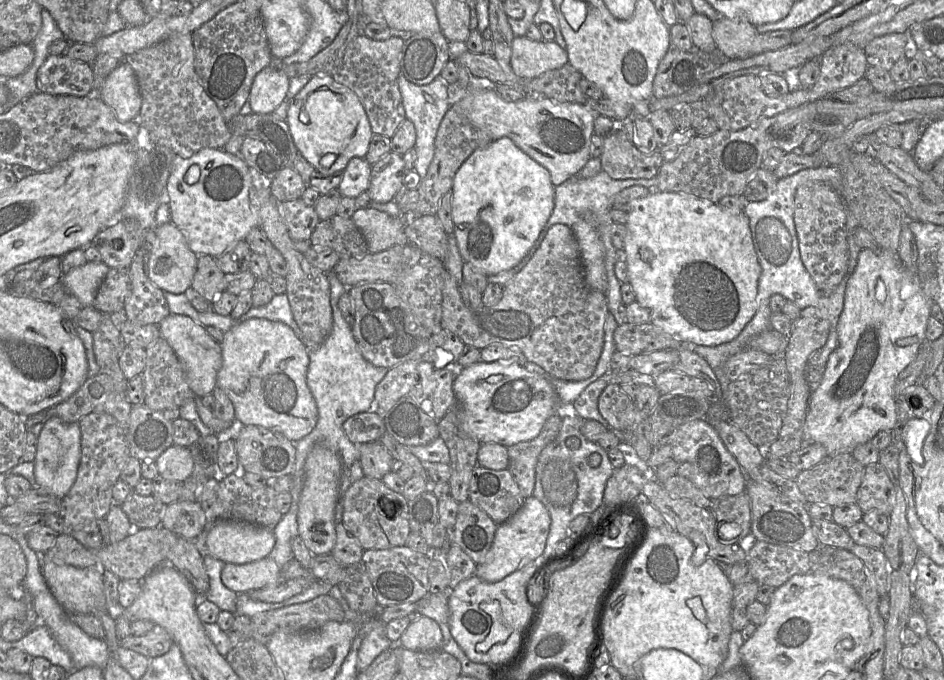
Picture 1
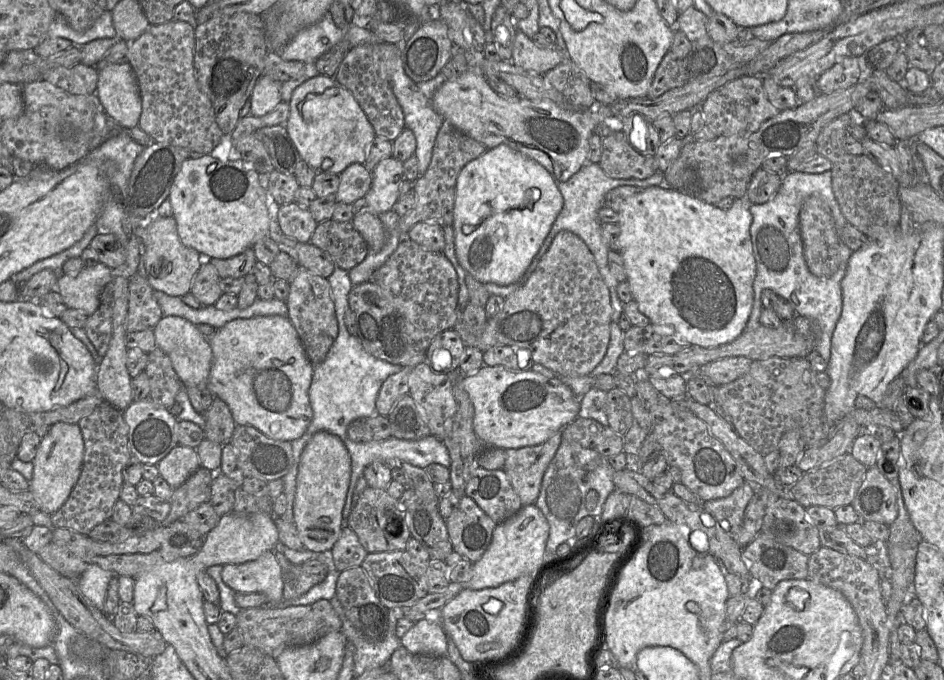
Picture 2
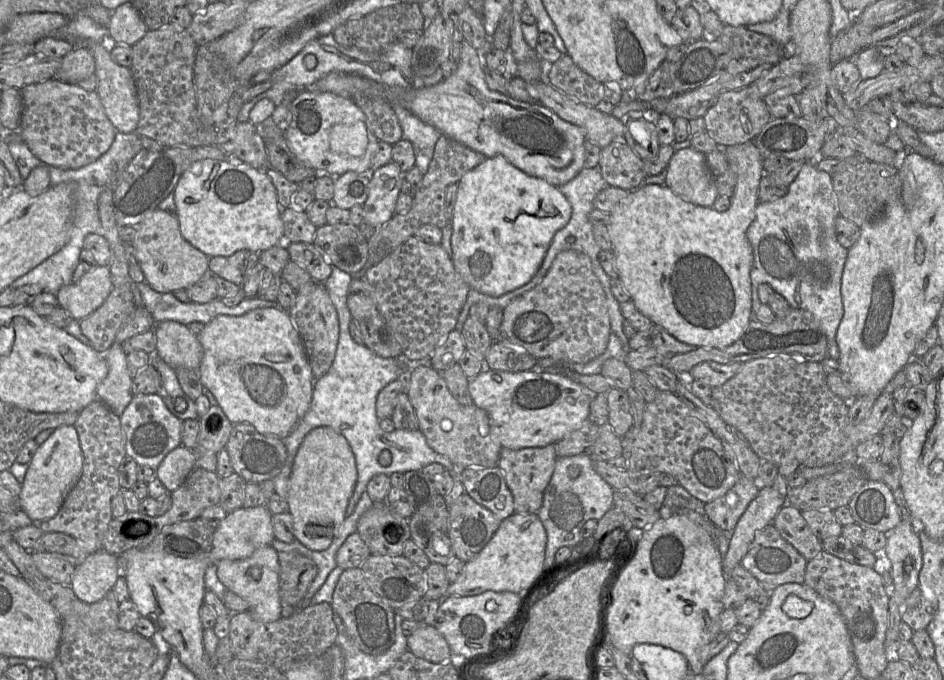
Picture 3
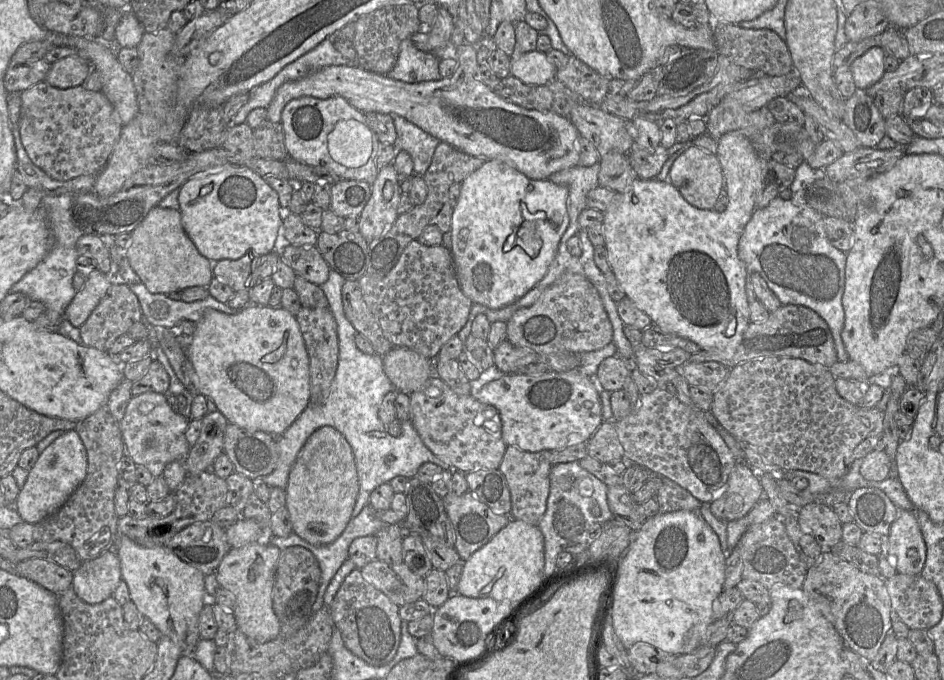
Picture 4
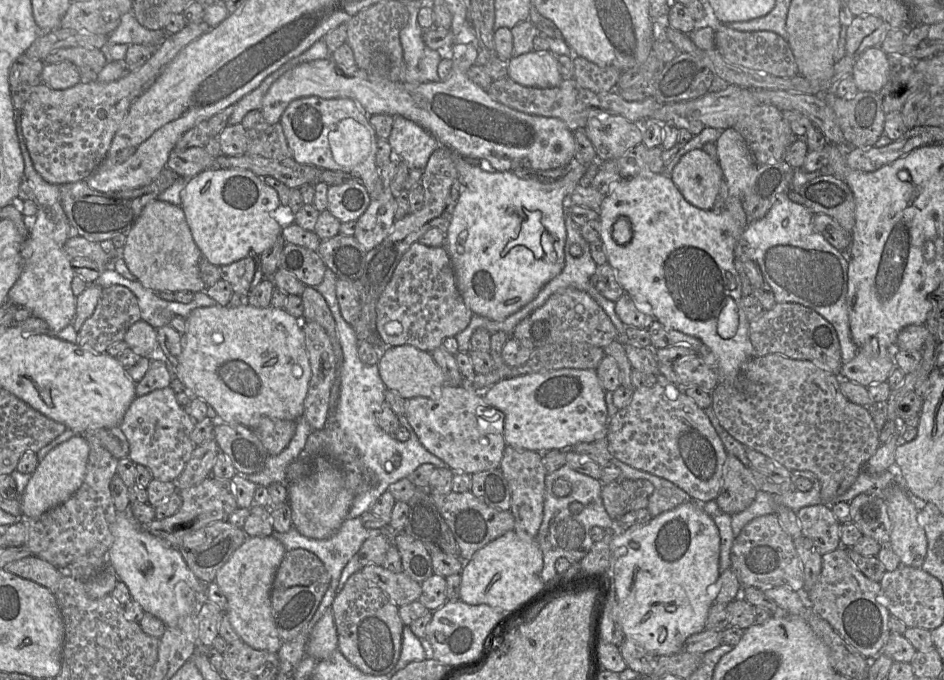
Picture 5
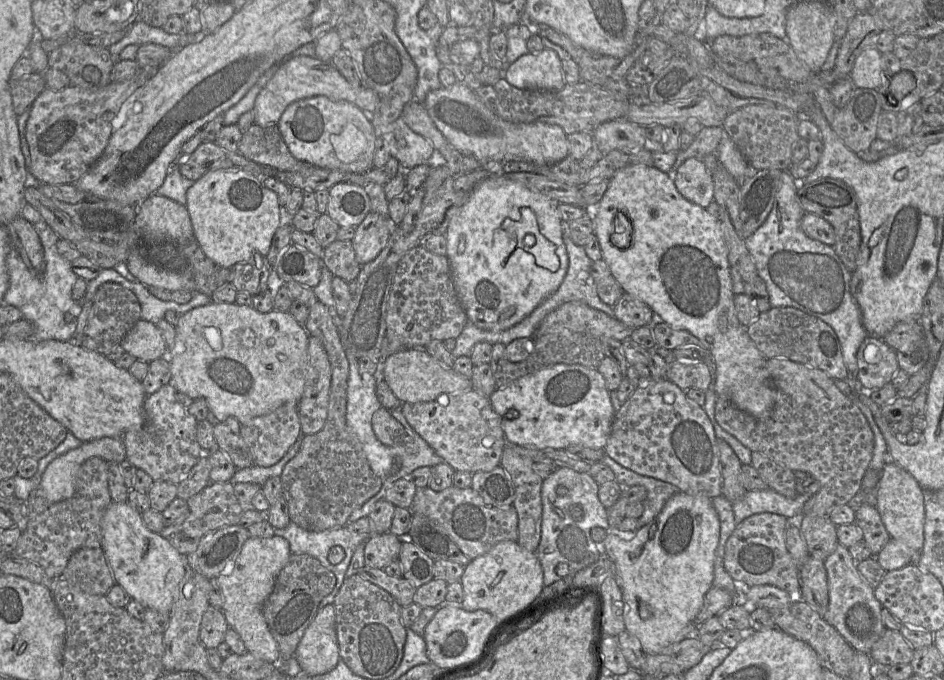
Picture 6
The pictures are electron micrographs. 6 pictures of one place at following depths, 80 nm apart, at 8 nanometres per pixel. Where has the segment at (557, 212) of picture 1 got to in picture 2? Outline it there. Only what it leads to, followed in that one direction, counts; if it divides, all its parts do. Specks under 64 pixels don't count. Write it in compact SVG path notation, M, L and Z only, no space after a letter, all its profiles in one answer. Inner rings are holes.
M587 162L568 181L557 184L558 189L562 194L564 200L563 208L557 216L556 220L554 221L551 230L545 238L545 240L543 241L543 244L541 245L538 253L535 255L525 274L522 276L520 280L528 280L530 275L537 268L539 262L549 249L554 237L557 235L558 232L562 230L573 232L584 241L584 243L587 245L587 247L589 248L589 250L595 258L599 272L603 277L606 286L609 289L612 307L611 320L612 322L616 322L619 325L618 321L620 319L621 314L623 313L624 303L620 300L617 294L617 285L619 282L611 273L608 265L608 252L610 249L603 240L602 224L599 221L598 212L604 206L604 198L610 190L619 186L633 186L633 179L629 181L629 179L611 178L607 174L605 174L605 172L602 170L599 164Z

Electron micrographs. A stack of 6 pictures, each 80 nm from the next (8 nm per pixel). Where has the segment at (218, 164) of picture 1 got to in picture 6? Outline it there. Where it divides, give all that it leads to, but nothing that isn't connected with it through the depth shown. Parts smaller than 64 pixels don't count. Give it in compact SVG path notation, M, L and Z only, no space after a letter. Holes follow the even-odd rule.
M243 170L207 172L187 190L185 207L194 239L203 253L215 264L230 269L256 253L266 256L281 217L286 215L277 194L265 187L260 178Z

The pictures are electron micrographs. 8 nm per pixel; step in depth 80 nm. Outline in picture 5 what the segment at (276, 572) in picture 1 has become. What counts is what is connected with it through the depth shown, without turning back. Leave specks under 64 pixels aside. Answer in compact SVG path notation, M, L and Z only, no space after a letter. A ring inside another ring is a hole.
M272 535L248 537L216 575L215 582L228 602L225 614L240 639L256 650L278 653L282 645L271 614L271 591L286 552Z

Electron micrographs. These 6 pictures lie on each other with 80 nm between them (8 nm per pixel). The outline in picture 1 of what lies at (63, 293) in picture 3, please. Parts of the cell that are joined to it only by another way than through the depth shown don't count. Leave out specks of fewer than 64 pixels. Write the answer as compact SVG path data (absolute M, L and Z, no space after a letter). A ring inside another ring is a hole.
M86 262L61 277L67 292L75 296L84 306L92 306L99 286L110 267L105 263Z

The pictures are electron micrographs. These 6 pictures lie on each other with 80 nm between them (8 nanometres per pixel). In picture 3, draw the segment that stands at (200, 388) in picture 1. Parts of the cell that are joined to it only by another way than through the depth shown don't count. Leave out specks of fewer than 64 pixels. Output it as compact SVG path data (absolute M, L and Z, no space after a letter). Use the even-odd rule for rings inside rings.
M166 320L156 323L154 333L156 355L172 369L198 370L203 357L203 348L197 335L188 328L188 325Z

